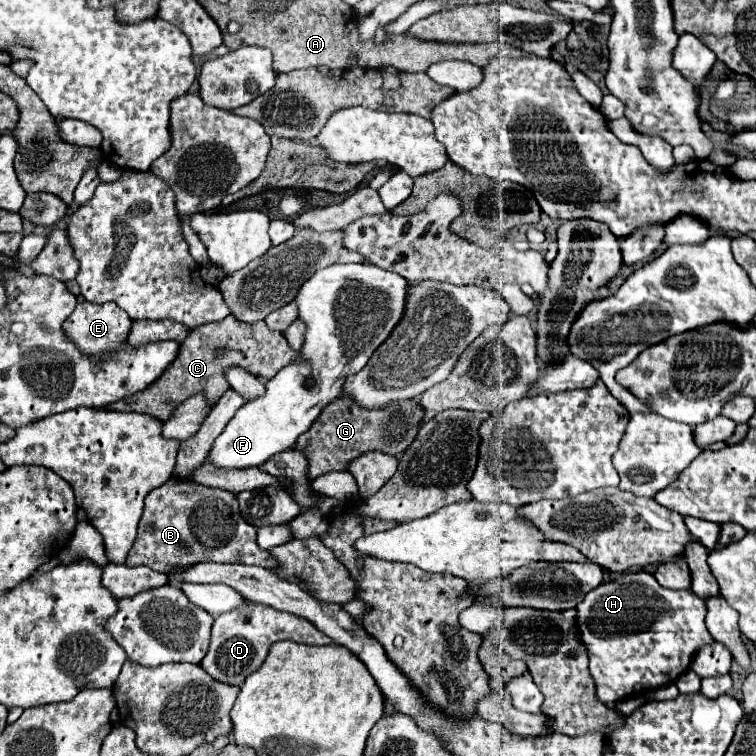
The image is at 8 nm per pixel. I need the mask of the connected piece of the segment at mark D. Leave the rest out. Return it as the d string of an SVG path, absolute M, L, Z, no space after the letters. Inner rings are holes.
M246 601L244 605L240 605L228 613L222 613L220 617L214 619L212 643L210 643L210 649L200 665L212 679L218 679L220 683L242 685L244 679L262 665L262 661L268 655L270 645L274 641L282 641L282 639L306 643L306 645L332 643L332 639L328 635L318 631L312 623L308 623L302 617L276 611L274 607L264 607L262 603Z

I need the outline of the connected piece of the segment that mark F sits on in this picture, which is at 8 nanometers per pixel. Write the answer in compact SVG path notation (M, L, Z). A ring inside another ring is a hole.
M368 263L330 265L316 271L300 287L296 295L296 303L300 307L300 319L306 323L304 345L296 361L292 361L290 365L280 369L276 377L266 381L266 393L260 399L248 401L236 411L232 421L226 425L224 433L218 435L218 439L214 441L212 451L208 455L210 461L218 467L236 467L236 469L258 467L264 461L268 461L272 455L290 449L296 443L296 439L302 433L306 433L310 425L320 417L322 409L342 395L344 379L364 369L376 347L380 347L380 343L384 343L384 339L388 339L388 335L396 329L396 323L400 323L400 319L404 317L408 287L410 283L404 277ZM308 379L314 379L314 385L308 385Z

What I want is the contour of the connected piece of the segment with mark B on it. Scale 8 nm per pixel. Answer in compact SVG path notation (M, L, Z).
M168 479L162 487L148 493L138 535L124 561L126 567L146 565L166 573L192 567L196 563L242 563L272 569L272 557L256 545L256 529L248 525L230 491L204 487L192 479Z

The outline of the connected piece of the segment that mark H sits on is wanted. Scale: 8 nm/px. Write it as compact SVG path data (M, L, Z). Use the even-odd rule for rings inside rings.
M646 571L624 573L592 589L576 607L576 629L580 631L580 643L584 643L588 651L590 675L596 683L596 697L602 699L602 703L616 703L630 695L646 693L674 683L684 671L688 671L696 651L714 641L704 625L704 617L706 603L702 599L696 599L696 593L692 589L664 589L654 579L654 575Z

